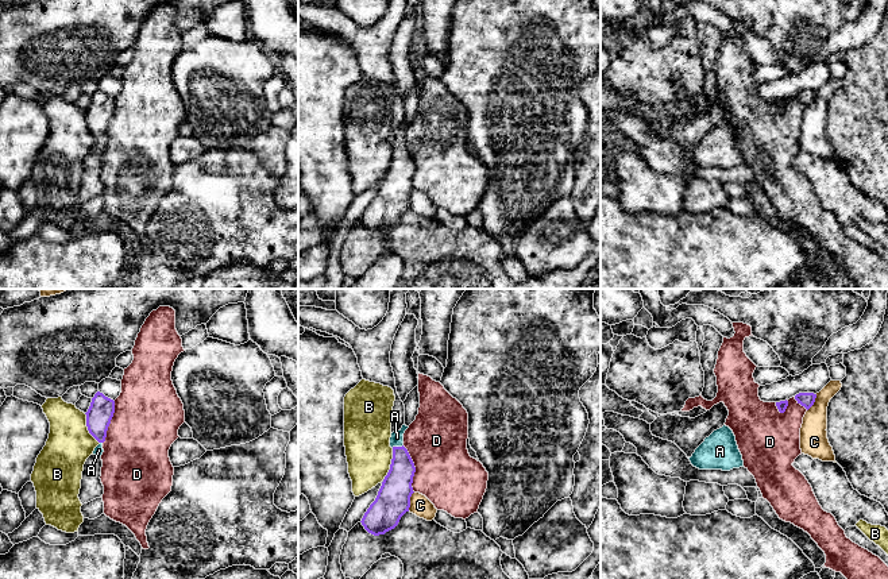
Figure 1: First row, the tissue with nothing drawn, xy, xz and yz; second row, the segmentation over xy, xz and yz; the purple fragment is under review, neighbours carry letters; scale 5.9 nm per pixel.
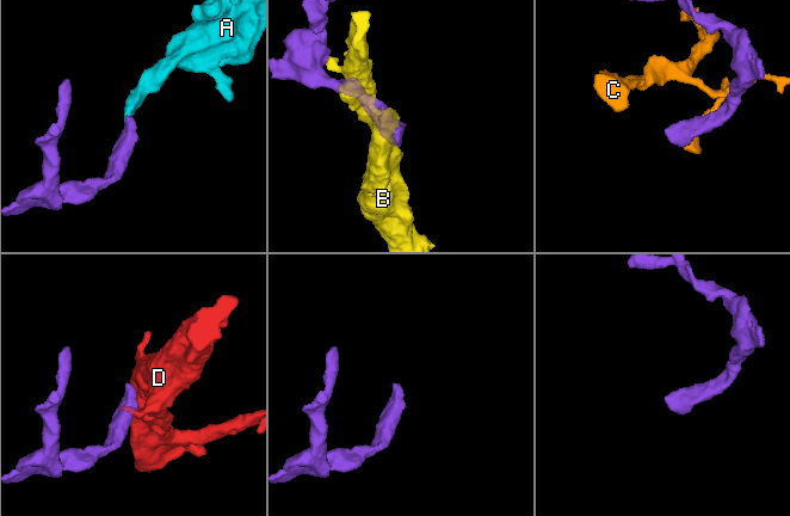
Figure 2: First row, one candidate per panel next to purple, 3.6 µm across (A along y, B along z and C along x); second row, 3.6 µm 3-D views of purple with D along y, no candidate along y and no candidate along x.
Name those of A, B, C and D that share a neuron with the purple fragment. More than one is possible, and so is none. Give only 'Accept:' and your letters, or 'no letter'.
Accept: A

